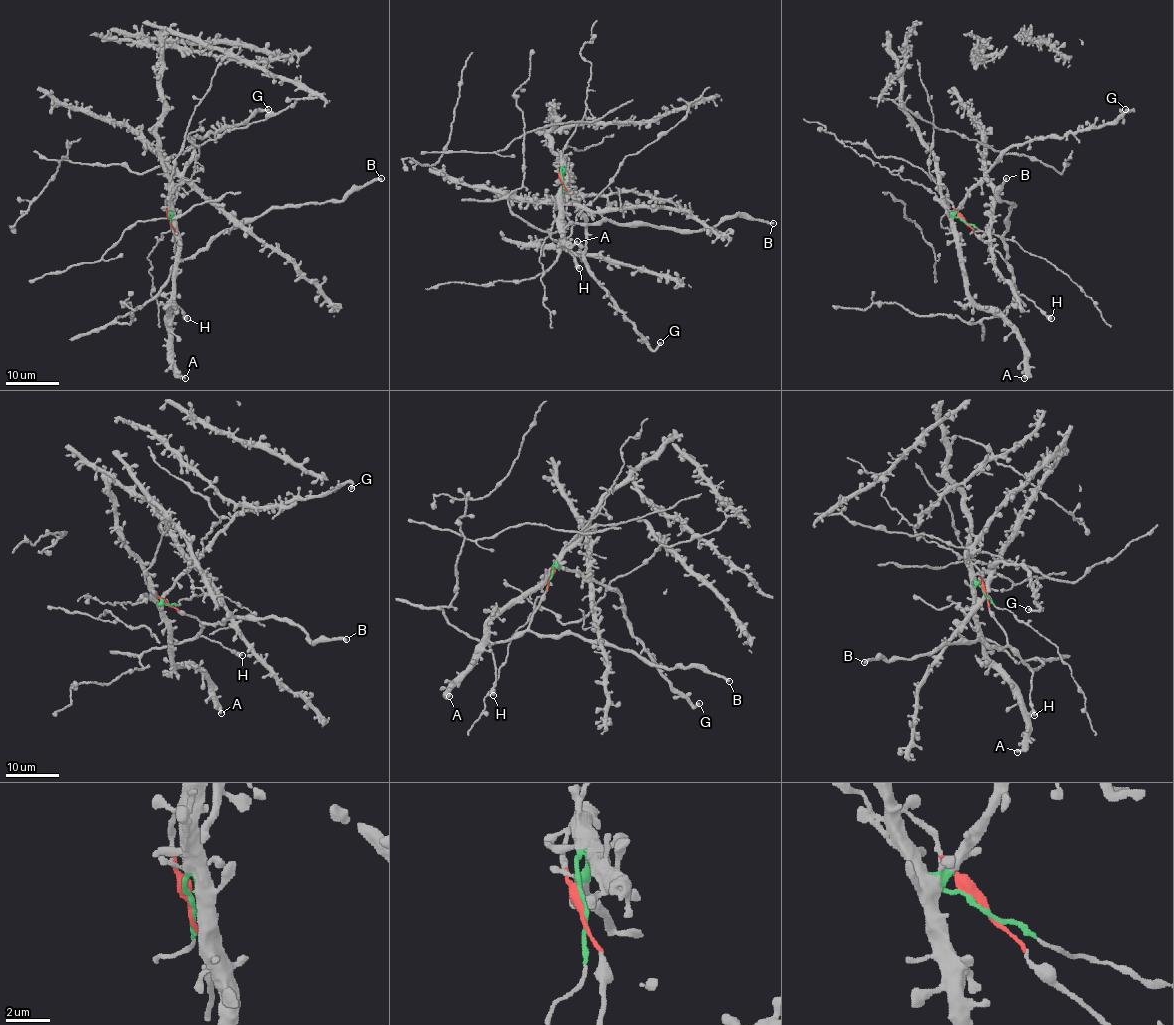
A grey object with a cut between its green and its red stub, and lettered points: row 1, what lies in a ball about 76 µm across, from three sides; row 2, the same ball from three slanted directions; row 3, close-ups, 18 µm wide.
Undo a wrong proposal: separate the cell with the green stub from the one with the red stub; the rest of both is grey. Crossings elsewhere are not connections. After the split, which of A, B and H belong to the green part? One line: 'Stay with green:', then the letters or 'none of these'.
Stay with green: A

